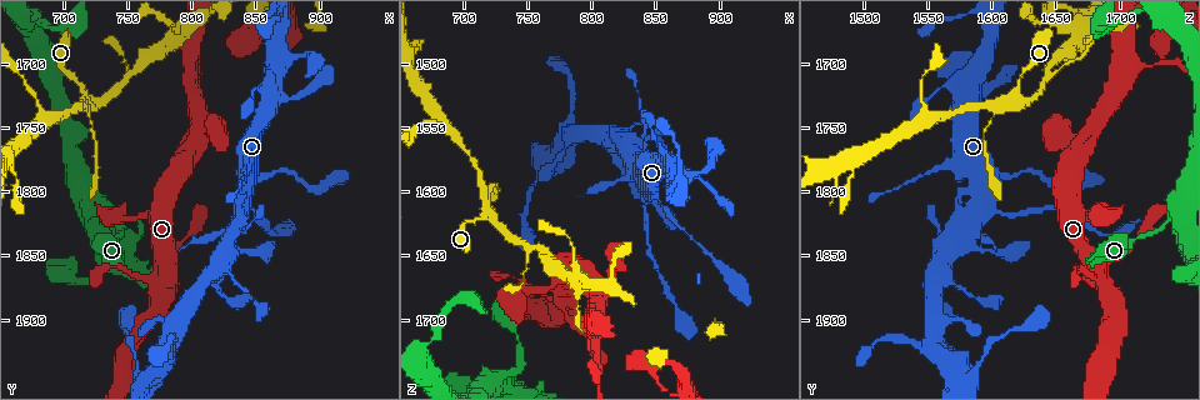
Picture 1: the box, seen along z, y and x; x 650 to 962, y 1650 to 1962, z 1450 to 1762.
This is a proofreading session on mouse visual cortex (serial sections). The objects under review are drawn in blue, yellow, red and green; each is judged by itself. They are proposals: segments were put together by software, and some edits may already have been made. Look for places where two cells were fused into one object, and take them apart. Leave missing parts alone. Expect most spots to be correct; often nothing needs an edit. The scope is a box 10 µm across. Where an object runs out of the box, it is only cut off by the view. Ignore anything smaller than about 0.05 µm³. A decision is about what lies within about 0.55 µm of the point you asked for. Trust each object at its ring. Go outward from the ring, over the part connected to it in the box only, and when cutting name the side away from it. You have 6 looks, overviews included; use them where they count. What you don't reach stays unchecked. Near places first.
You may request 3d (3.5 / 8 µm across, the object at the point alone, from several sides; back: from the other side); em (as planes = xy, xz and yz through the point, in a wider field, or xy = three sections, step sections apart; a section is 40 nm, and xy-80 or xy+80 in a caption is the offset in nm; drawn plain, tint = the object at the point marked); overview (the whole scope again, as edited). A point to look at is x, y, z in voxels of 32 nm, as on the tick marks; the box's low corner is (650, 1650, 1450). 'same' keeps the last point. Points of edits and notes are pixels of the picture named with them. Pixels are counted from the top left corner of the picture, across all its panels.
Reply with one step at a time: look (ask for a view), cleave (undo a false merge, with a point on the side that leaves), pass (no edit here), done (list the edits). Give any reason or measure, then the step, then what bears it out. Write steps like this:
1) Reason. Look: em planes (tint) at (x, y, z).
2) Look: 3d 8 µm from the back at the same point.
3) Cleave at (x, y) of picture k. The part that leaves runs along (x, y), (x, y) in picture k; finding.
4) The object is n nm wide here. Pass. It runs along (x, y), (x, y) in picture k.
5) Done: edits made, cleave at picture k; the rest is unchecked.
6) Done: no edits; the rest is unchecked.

A narrow waist. Look: em planes (tint) at (750, 1822, 1678).

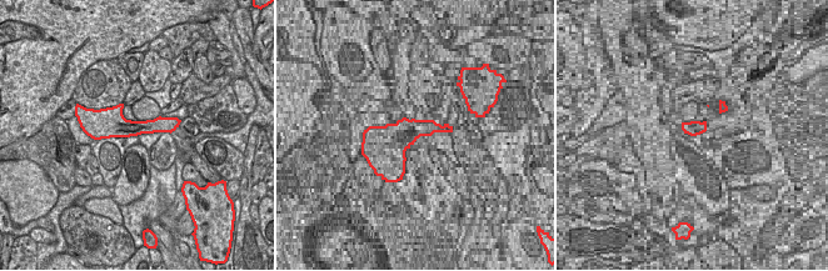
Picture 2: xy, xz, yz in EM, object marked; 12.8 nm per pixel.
Look: 3d 3.5 µm at the same point.

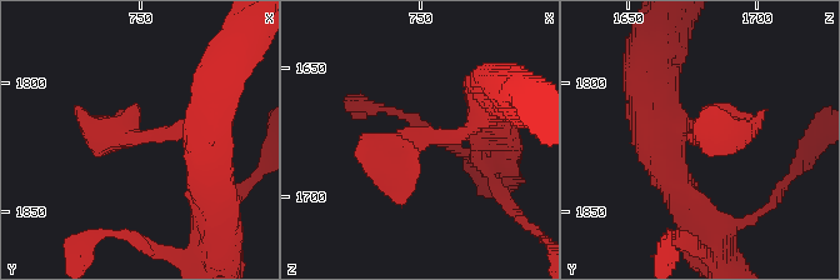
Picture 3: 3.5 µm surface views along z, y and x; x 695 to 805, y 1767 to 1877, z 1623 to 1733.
Pass. It runs along (174, 123), (139, 128), (95, 128) in picture 2; one cell here.

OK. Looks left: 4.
Abrupt turn. Look: 3d 3.5 µm at (716, 1726, 1618).

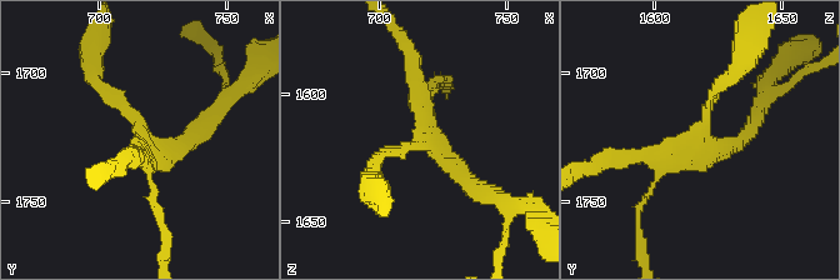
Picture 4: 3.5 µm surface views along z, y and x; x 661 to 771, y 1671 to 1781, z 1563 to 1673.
4 arms meet here; the arms are 100, 150, 200, 200 nm wide. Look: em xy step 1 (tint) at (717, 1727, 1617).

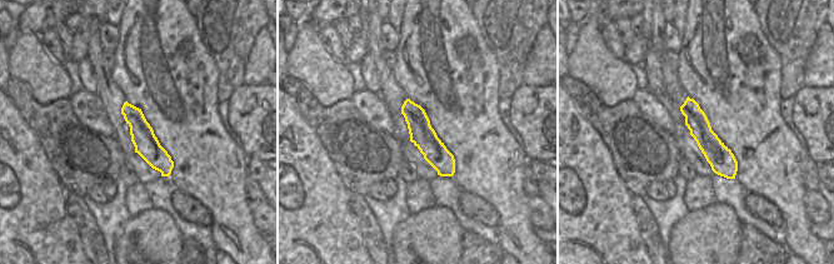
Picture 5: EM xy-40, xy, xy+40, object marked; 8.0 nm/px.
Pass. Continuous, no second cell.

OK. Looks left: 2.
Side arm on a straight run. Look: 3d 3.5 µm at (788, 1680, 1668).

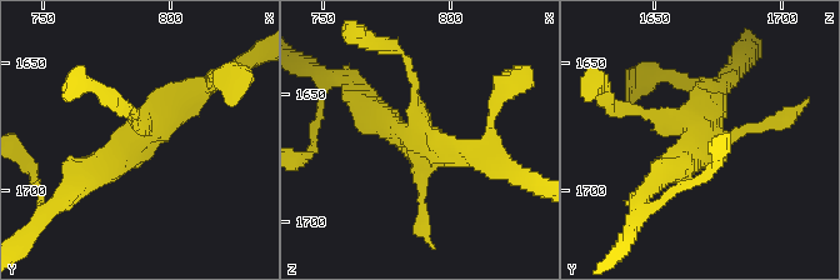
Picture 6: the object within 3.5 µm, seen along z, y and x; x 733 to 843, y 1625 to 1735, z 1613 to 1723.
Now the EM. Look: em xy step 1 (tint) at (788, 1680, 1669).

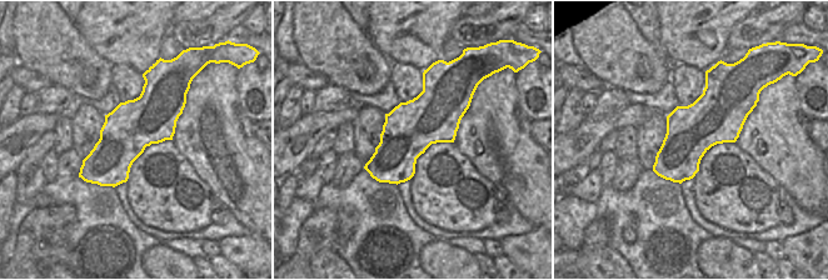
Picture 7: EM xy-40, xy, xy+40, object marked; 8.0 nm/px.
Pass. One cell here.

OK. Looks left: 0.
Done: no edits; the rest is unchecked.

